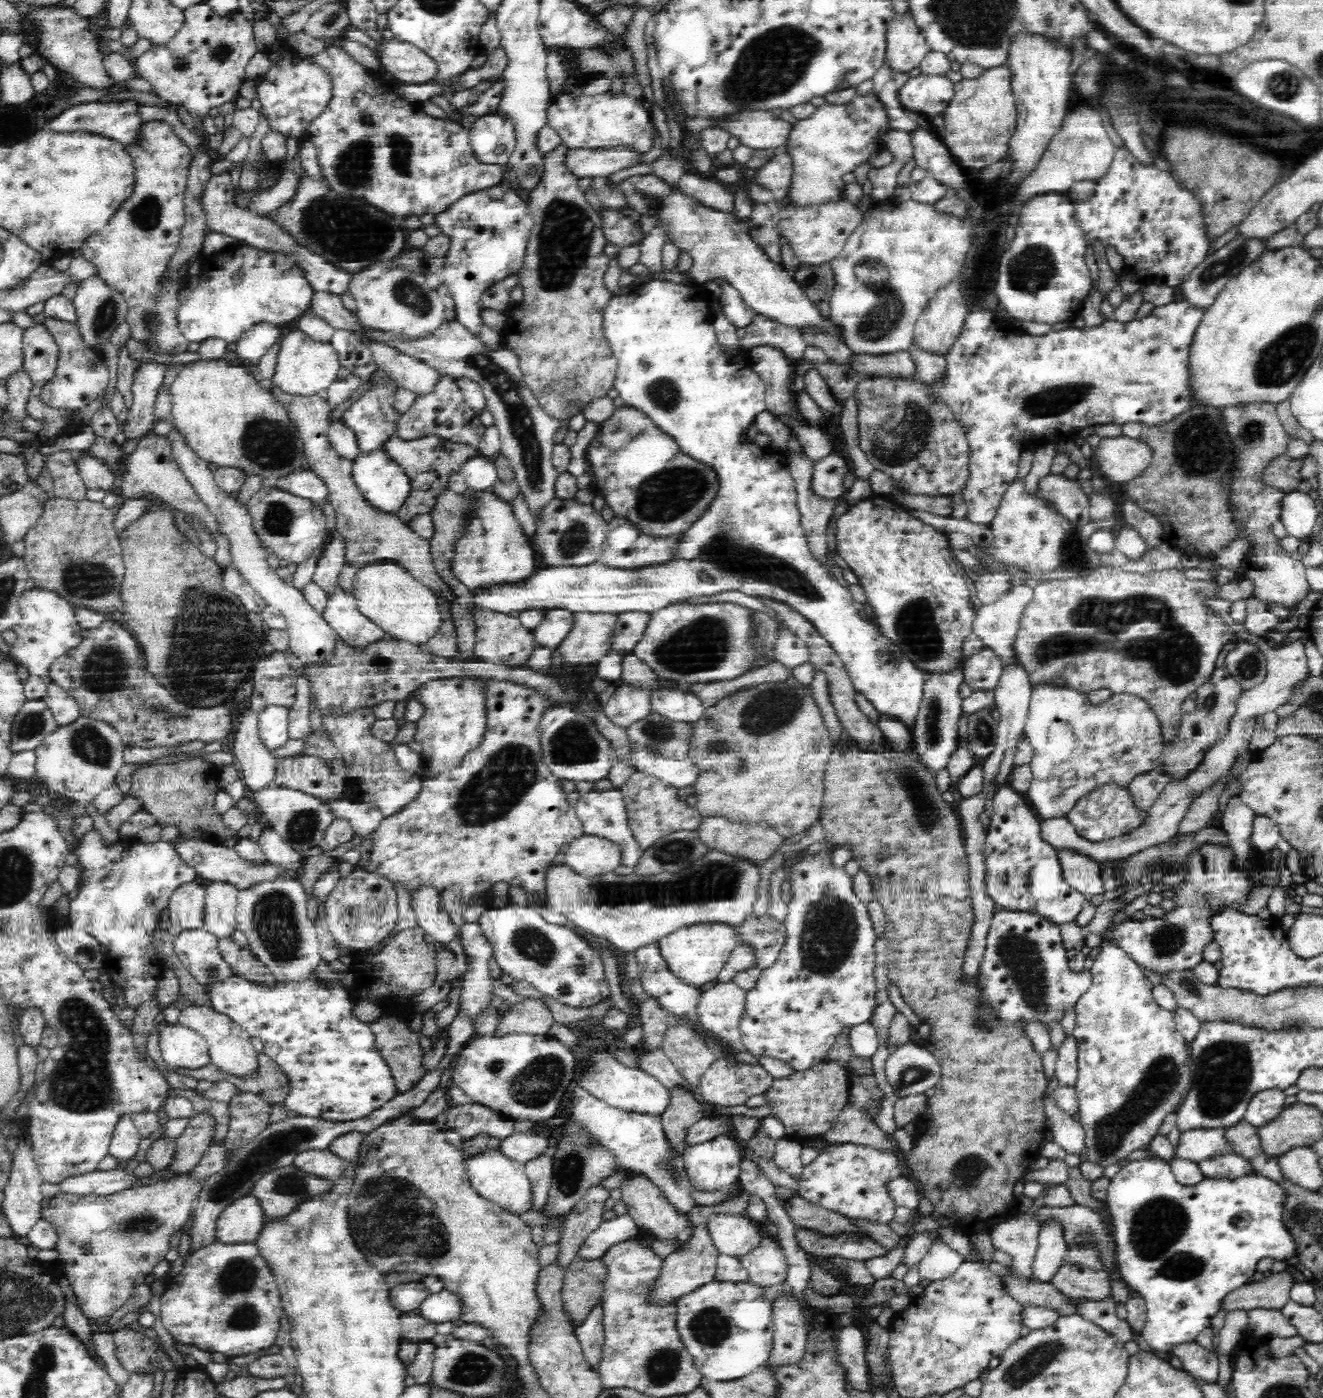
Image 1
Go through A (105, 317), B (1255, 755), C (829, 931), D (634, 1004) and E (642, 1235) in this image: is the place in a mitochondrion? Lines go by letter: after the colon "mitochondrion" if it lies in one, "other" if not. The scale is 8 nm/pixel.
A: mitochondrion
B: other
C: mitochondrion
D: other
E: other

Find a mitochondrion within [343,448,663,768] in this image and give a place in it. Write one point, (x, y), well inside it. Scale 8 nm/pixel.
(577, 537)

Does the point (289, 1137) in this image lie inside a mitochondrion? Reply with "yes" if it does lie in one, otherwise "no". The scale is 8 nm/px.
yes

